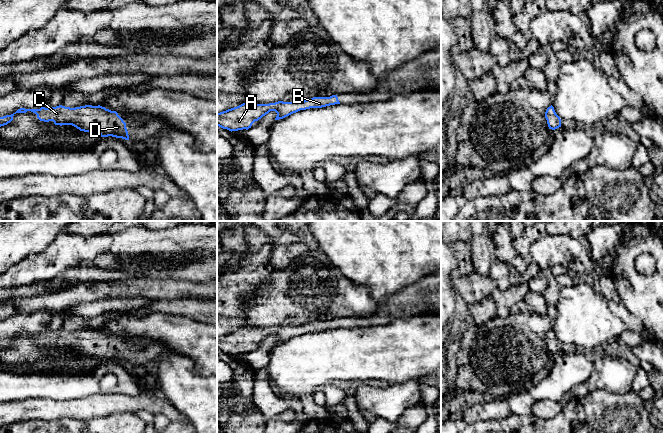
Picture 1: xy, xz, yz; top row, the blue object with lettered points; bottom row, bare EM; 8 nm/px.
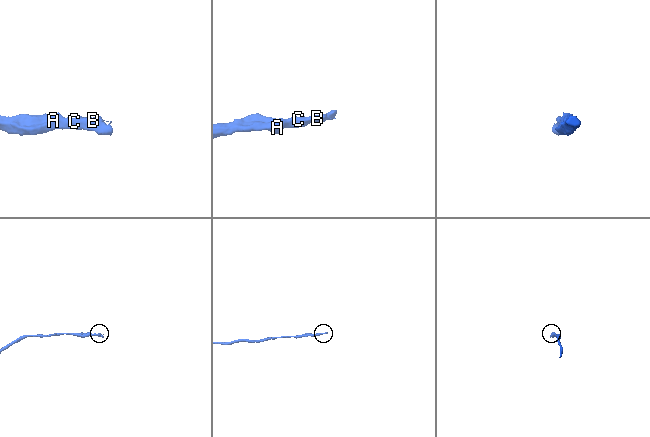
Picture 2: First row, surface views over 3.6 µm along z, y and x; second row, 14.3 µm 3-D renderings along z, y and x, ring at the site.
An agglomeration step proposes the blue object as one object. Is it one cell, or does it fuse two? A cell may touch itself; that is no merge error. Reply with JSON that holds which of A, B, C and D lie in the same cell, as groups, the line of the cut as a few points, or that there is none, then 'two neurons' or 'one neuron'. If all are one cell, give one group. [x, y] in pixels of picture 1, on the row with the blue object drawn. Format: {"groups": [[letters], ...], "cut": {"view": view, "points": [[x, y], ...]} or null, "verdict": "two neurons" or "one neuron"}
{"groups": [["A", "B", "C", "D"]], "cut": null, "verdict": "one neuron"}

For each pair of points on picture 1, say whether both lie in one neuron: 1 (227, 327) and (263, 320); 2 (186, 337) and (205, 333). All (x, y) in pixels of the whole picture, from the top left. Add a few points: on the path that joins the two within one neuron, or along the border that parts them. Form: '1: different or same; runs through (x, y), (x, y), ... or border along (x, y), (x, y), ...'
1: different; border along (248, 300), (240, 309), (244, 316), (245, 326)
2: same; runs through (191, 337), (200, 337)

